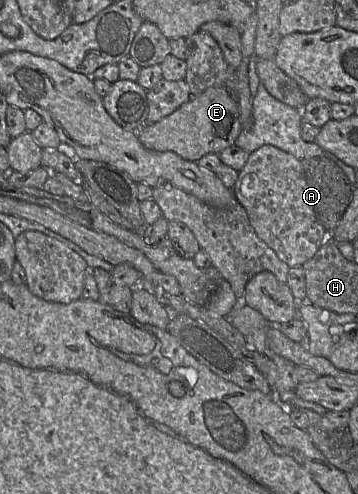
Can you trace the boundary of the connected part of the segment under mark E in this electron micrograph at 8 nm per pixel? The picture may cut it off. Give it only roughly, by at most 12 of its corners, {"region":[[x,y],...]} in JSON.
{"region":[[211,87],[138,129],[145,148],[196,162],[234,145],[239,105]]}

